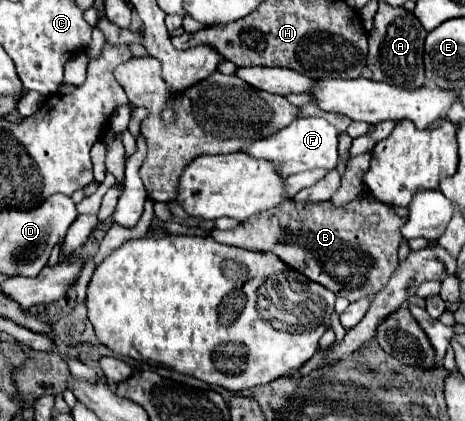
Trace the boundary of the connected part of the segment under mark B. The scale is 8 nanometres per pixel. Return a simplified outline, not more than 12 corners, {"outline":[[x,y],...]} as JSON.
{"outline":[[365,187],[287,201],[219,243],[271,251],[337,297],[381,291],[405,223]]}

